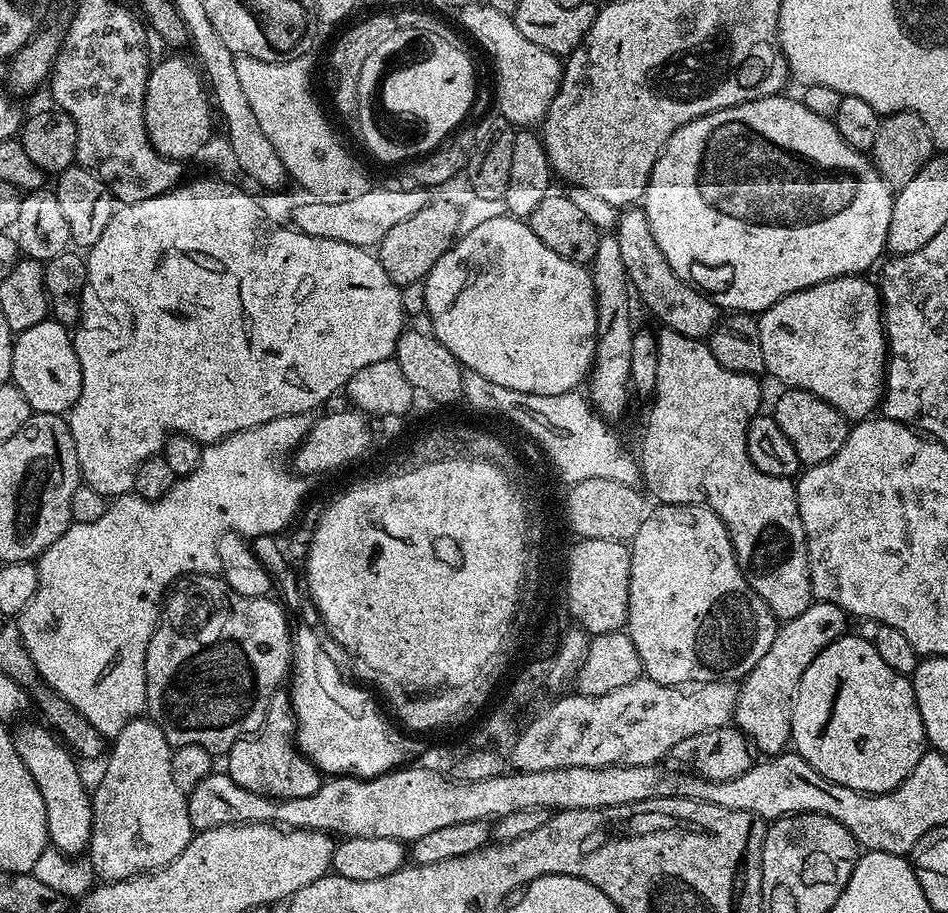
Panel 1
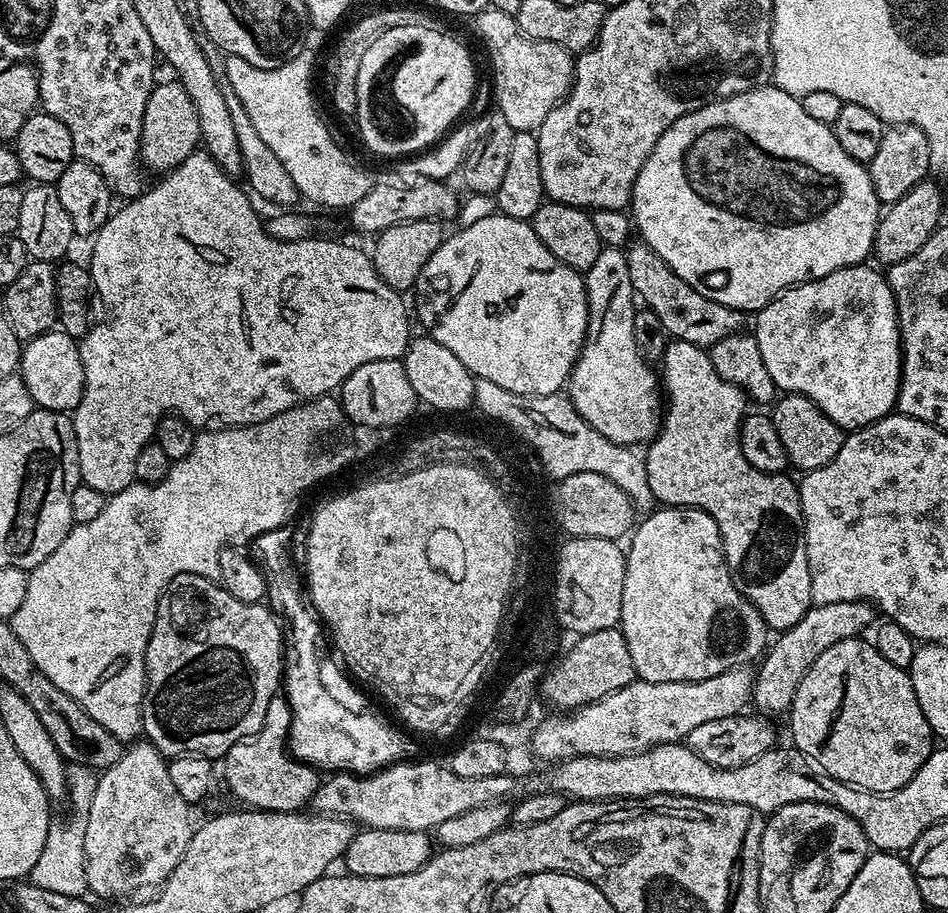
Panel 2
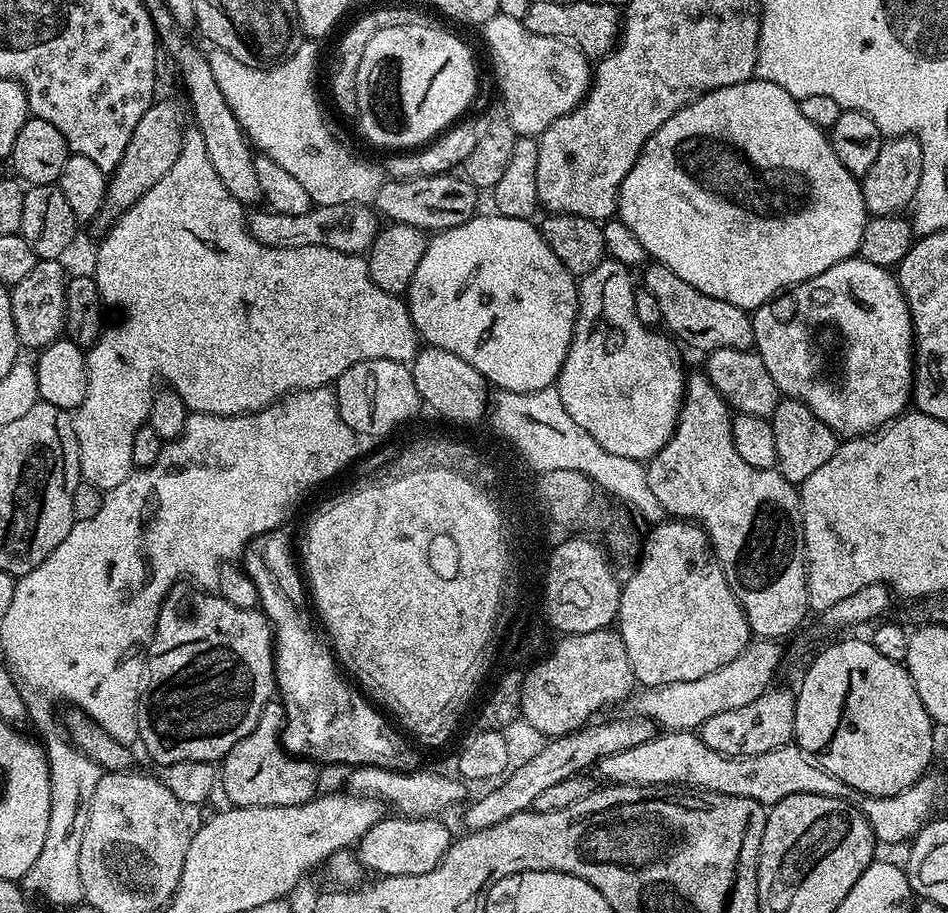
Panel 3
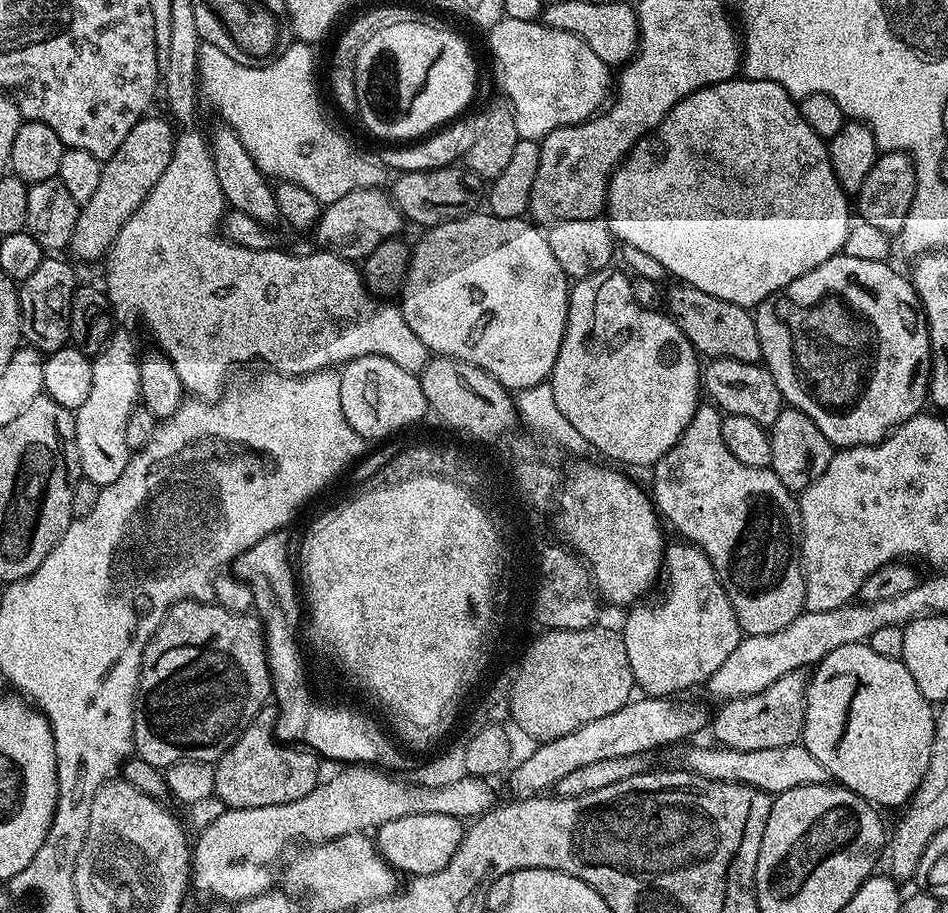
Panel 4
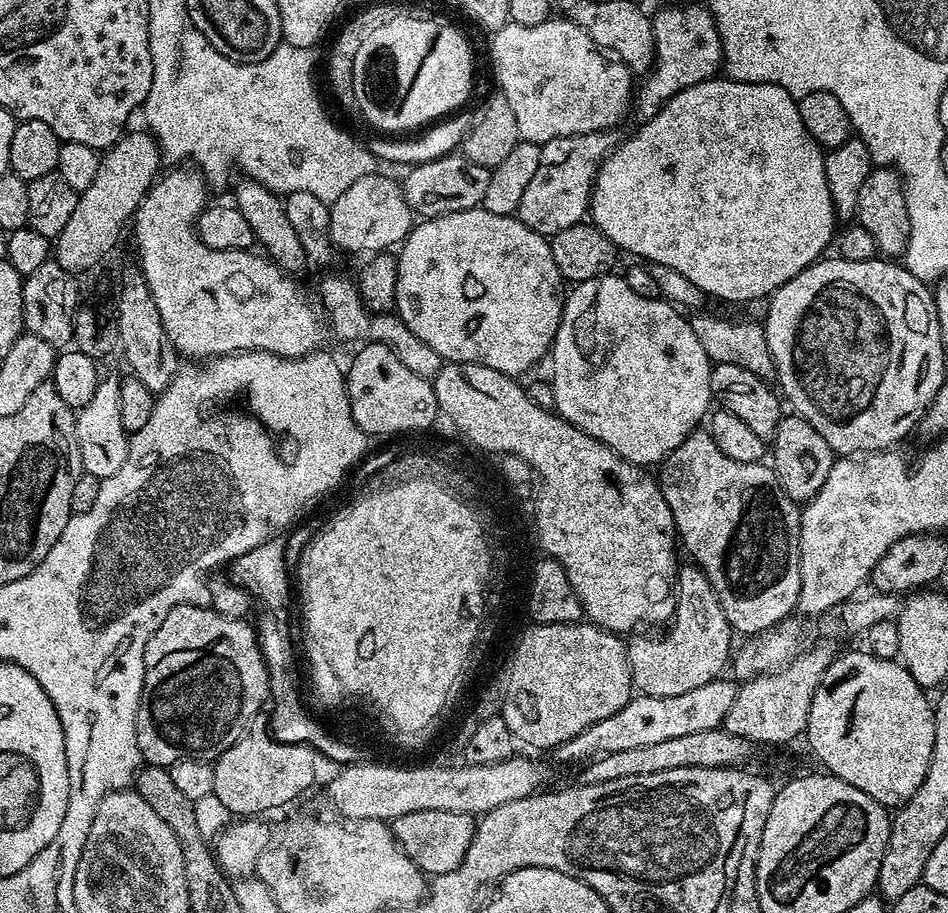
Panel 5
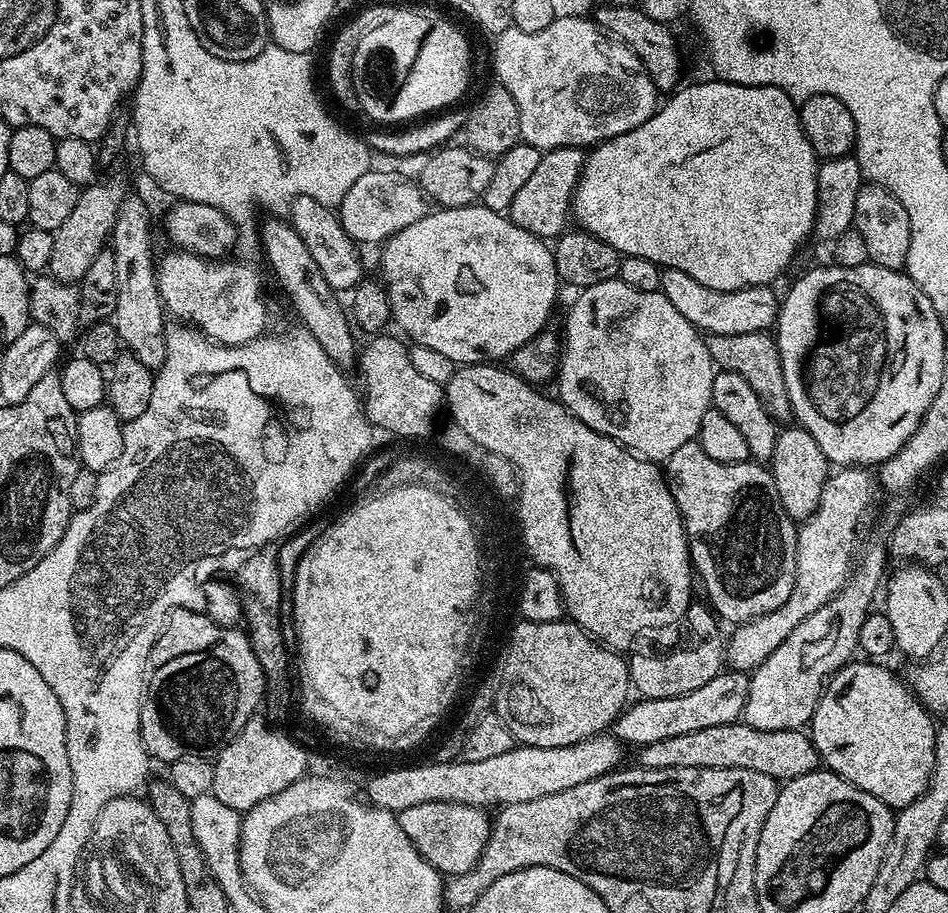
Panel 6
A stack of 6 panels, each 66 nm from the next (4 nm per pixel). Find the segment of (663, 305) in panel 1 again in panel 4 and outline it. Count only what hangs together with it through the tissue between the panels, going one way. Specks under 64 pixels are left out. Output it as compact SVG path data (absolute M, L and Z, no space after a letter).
M683 282L675 286L677 288L667 289L666 292L667 311L701 357L717 360L729 356L738 362L751 364L763 361L762 342L758 342L756 317L749 309L734 302L726 302L722 298L714 298L714 294L706 294Z

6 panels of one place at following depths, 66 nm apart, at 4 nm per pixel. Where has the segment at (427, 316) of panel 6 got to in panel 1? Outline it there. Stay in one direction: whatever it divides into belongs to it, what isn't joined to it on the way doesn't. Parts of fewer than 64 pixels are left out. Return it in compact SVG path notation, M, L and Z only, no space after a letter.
M502 214L498 218L490 218L490 222L482 222L481 224L472 224L469 232L459 237L438 262L429 270L428 276L425 276L422 283L424 285L424 312L426 316L432 319L431 335L435 336L438 342L442 342L442 346L446 346L446 350L450 350L450 354L454 354L454 358L460 364L461 369L469 368L478 374L482 374L482 378L486 378L486 382L494 382L498 386L506 386L506 390L518 390L526 394L566 394L567 392L575 392L589 379L590 373L593 371L596 363L596 331L598 330L598 306L596 305L596 291L594 290L594 282L592 281L591 271L583 264L575 264L570 262L570 258L562 258L558 254L554 254L554 250L550 250L550 246L545 246L538 238L538 234L534 234L534 230L530 230L530 226L520 218Z

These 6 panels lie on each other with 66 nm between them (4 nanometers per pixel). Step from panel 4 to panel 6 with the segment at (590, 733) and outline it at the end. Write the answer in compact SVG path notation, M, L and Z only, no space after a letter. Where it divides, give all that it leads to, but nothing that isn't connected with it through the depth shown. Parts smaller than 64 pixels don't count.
M722 670L717 676L710 678L706 686L698 686L698 690L690 690L690 694L685 696L657 700L637 699L636 705L633 703L625 707L616 719L614 735L625 745L643 746L662 738L674 738L677 734L690 734L690 730L702 730L702 726L734 724L743 717L749 694L749 673Z

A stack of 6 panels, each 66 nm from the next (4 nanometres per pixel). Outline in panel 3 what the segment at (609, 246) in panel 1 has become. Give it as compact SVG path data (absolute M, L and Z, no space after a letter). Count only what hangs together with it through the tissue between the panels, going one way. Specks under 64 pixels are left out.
M606 258L579 281L580 301L574 334L554 387L562 398L562 406L566 406L566 414L570 414L602 450L647 462L674 434L680 405L684 403L686 371L680 361L681 345L671 335L638 322L638 314L634 314L636 288L632 276L622 262Z

